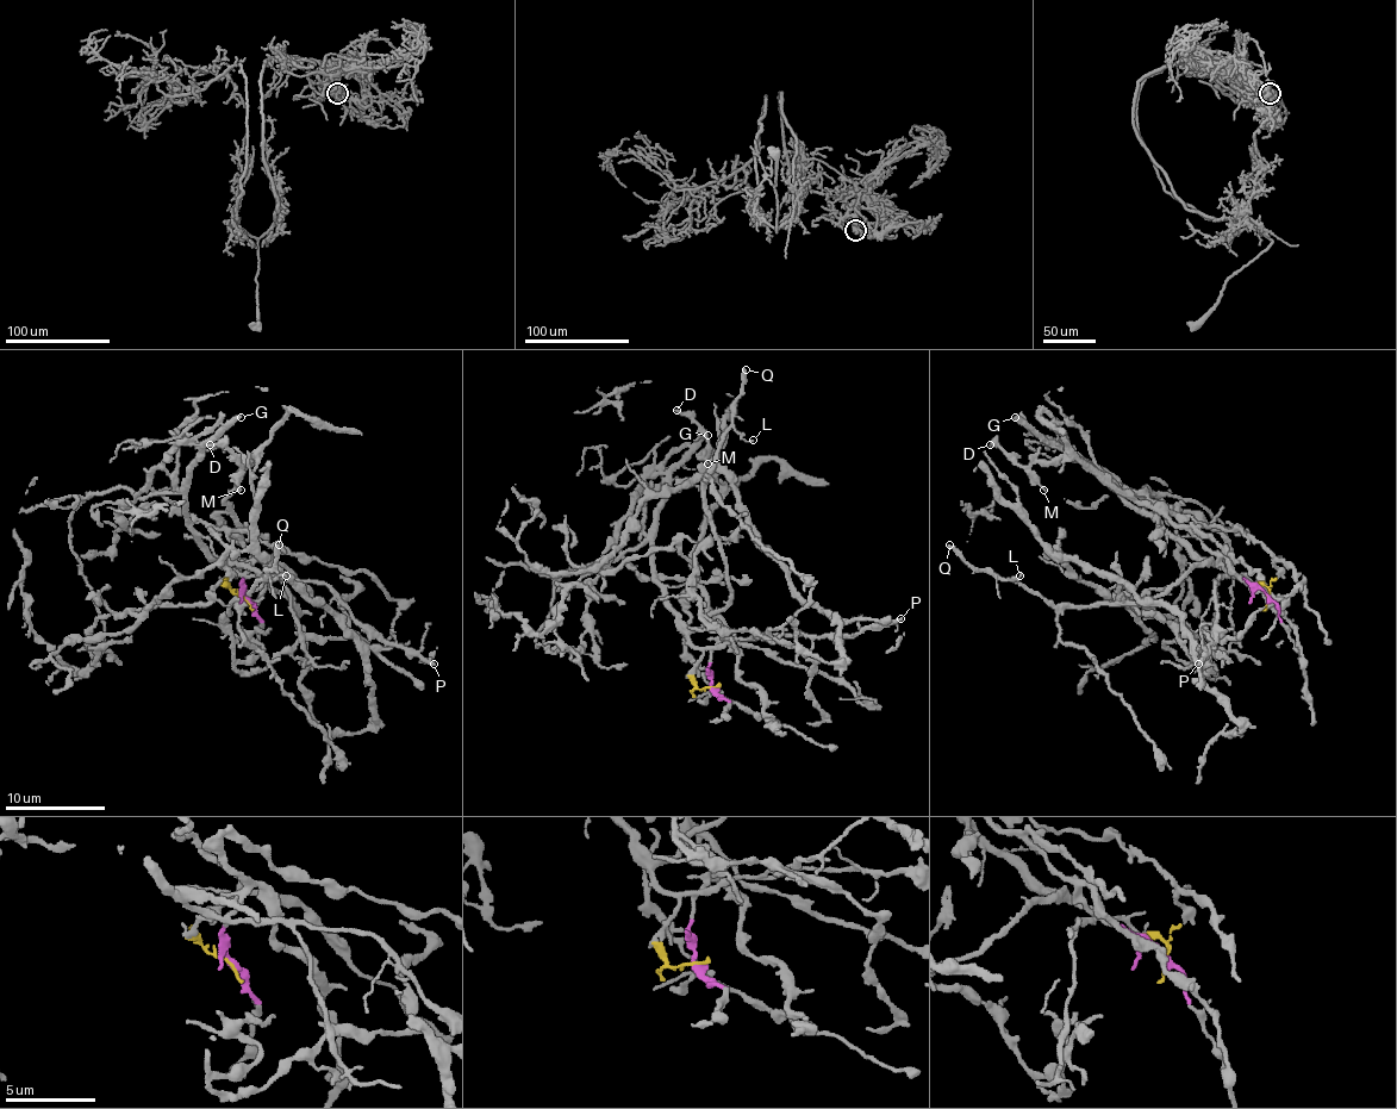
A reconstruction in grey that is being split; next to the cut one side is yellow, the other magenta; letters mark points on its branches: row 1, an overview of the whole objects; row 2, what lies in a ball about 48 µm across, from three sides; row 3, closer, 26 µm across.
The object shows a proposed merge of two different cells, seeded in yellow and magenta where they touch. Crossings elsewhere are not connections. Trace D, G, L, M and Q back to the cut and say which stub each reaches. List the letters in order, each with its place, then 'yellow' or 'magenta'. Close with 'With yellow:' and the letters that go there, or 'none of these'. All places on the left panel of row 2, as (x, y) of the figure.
D: (210, 444) | magenta
G: (241, 417) | yellow
L: (286, 575) | yellow
M: (241, 490) | magenta
Q: (279, 544) | yellow
With yellow: G, L, Q

